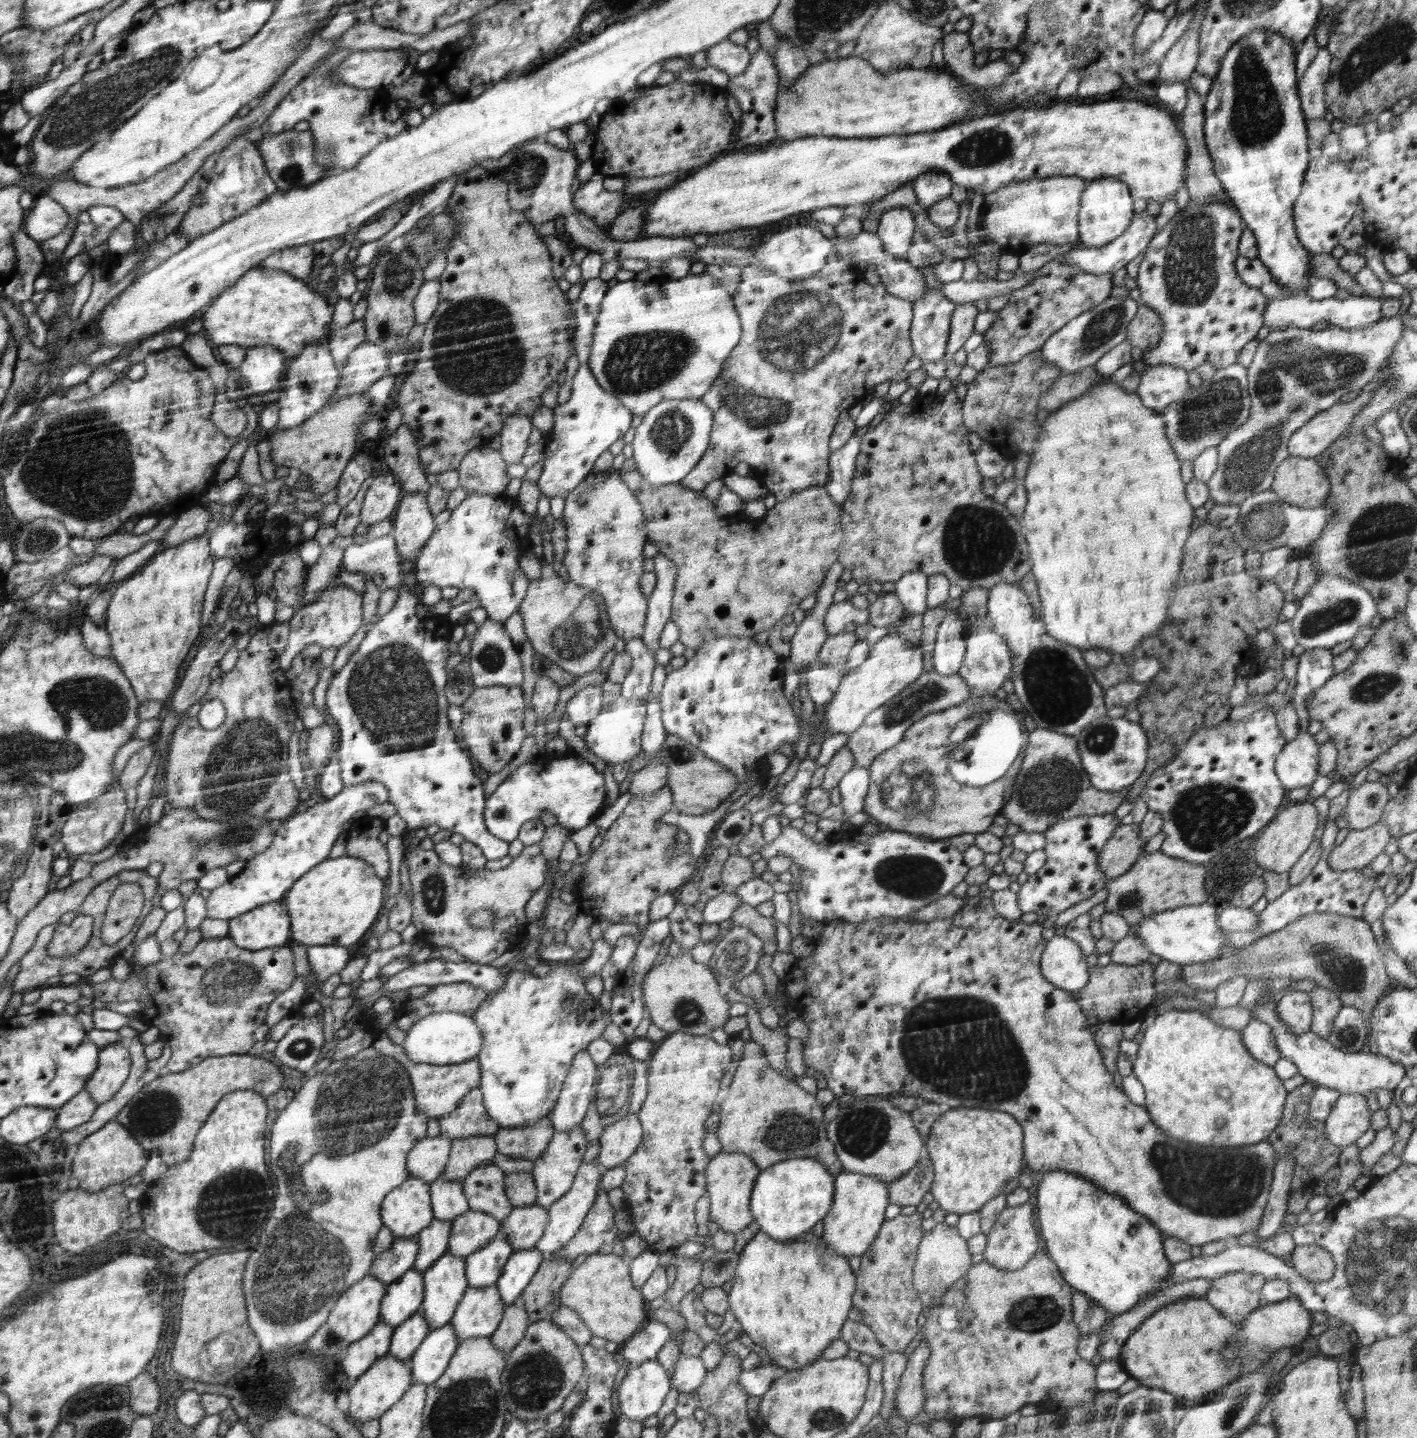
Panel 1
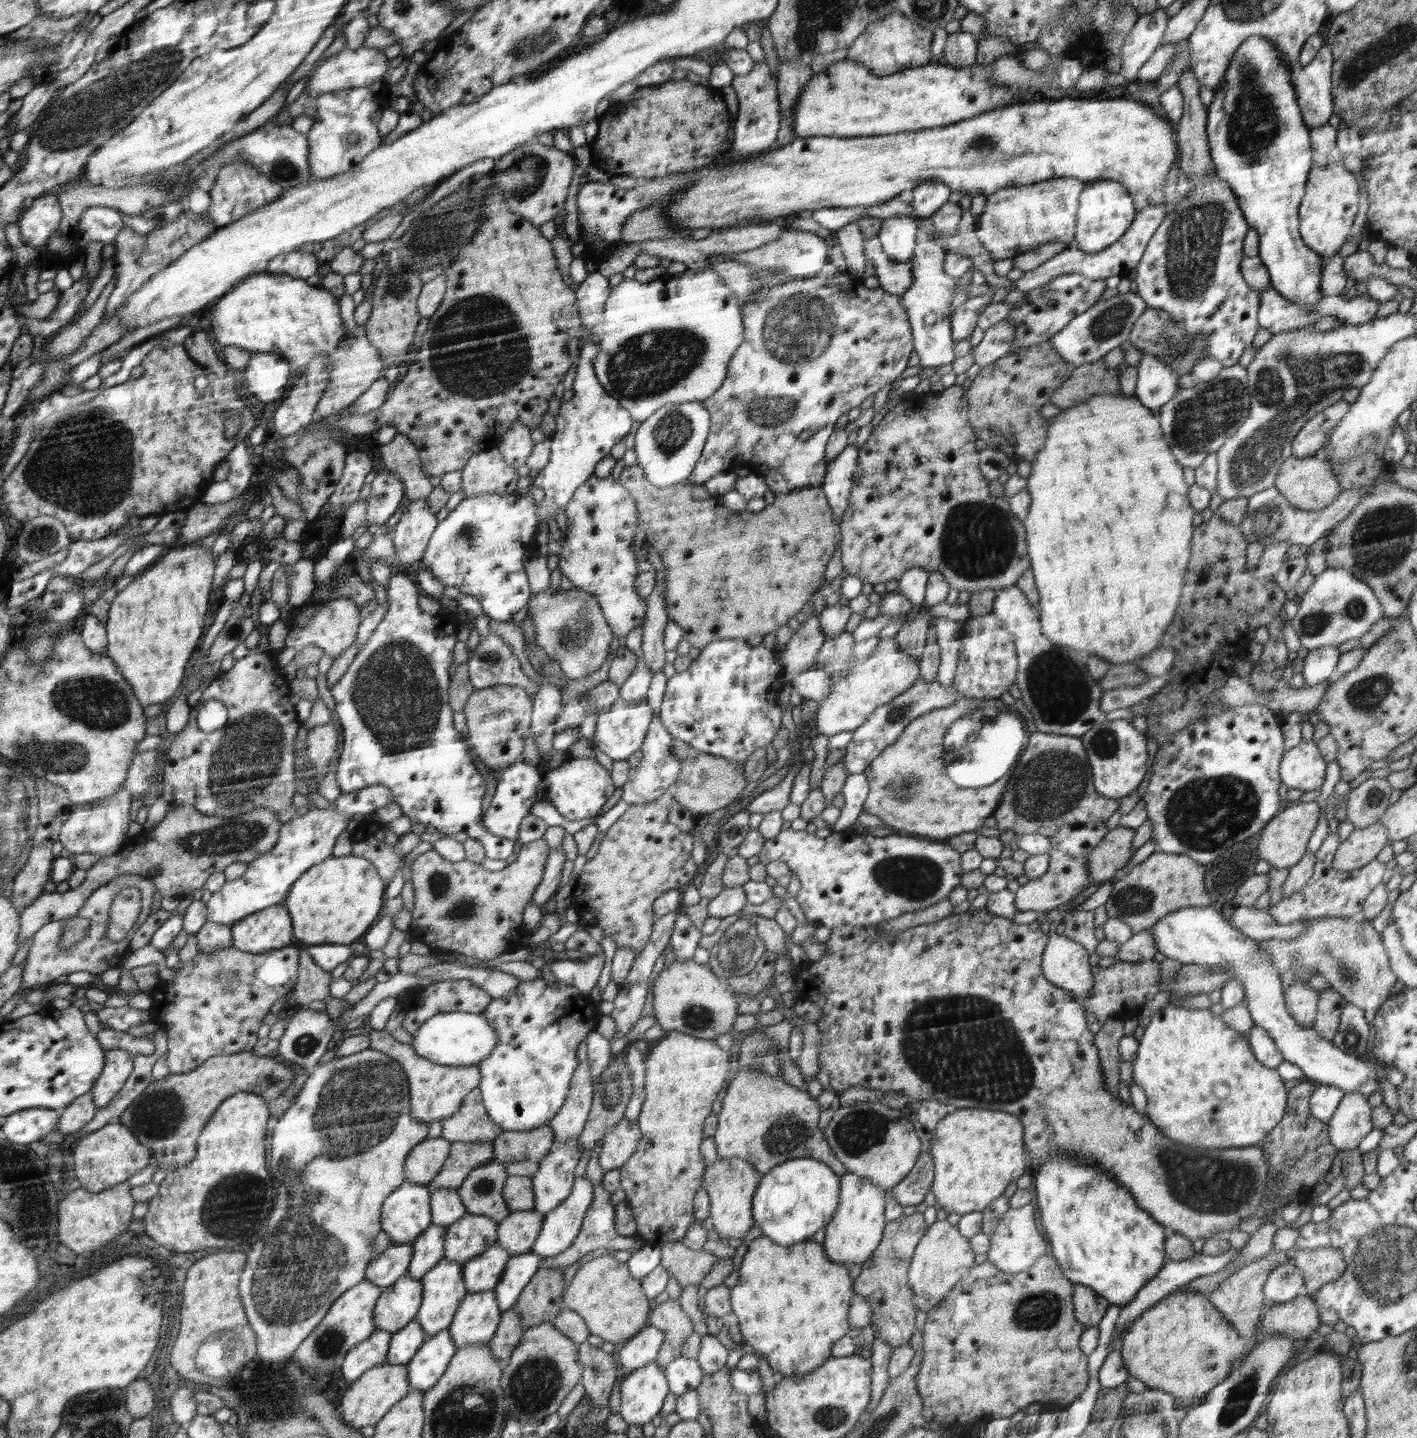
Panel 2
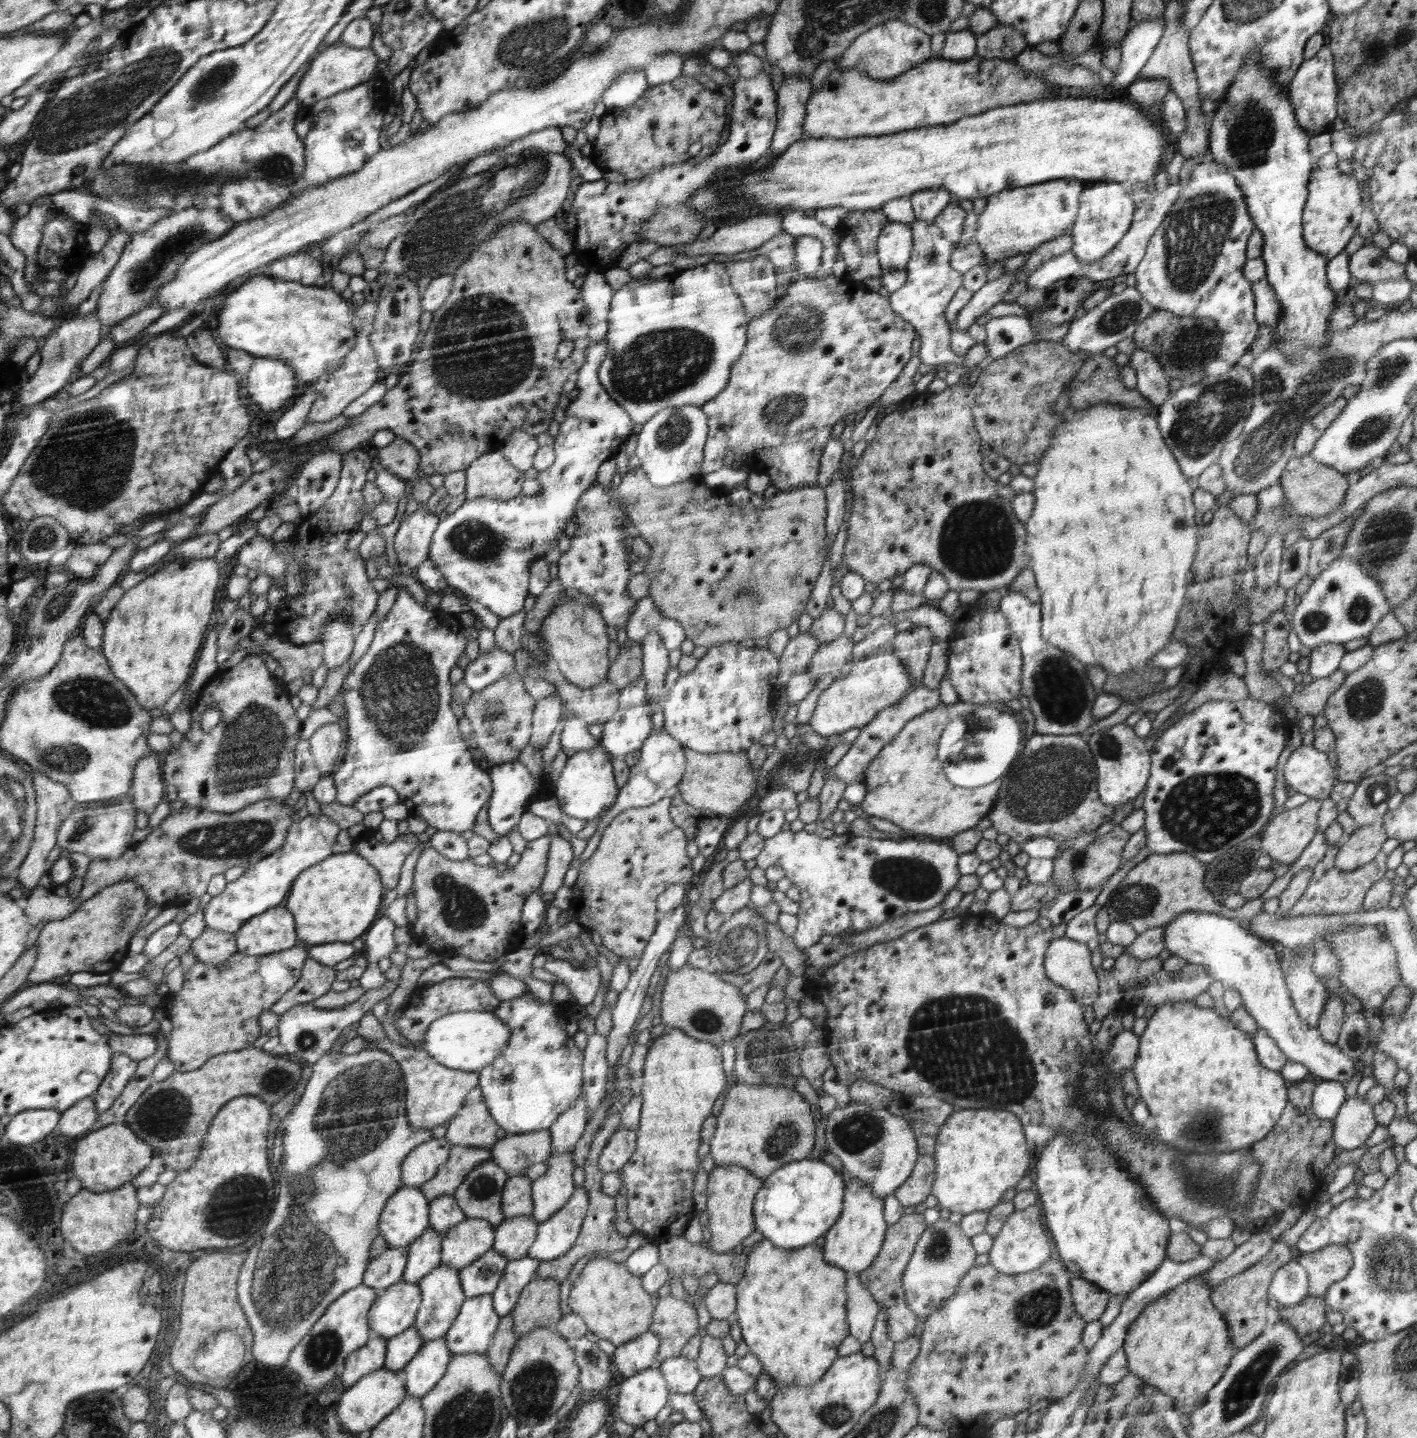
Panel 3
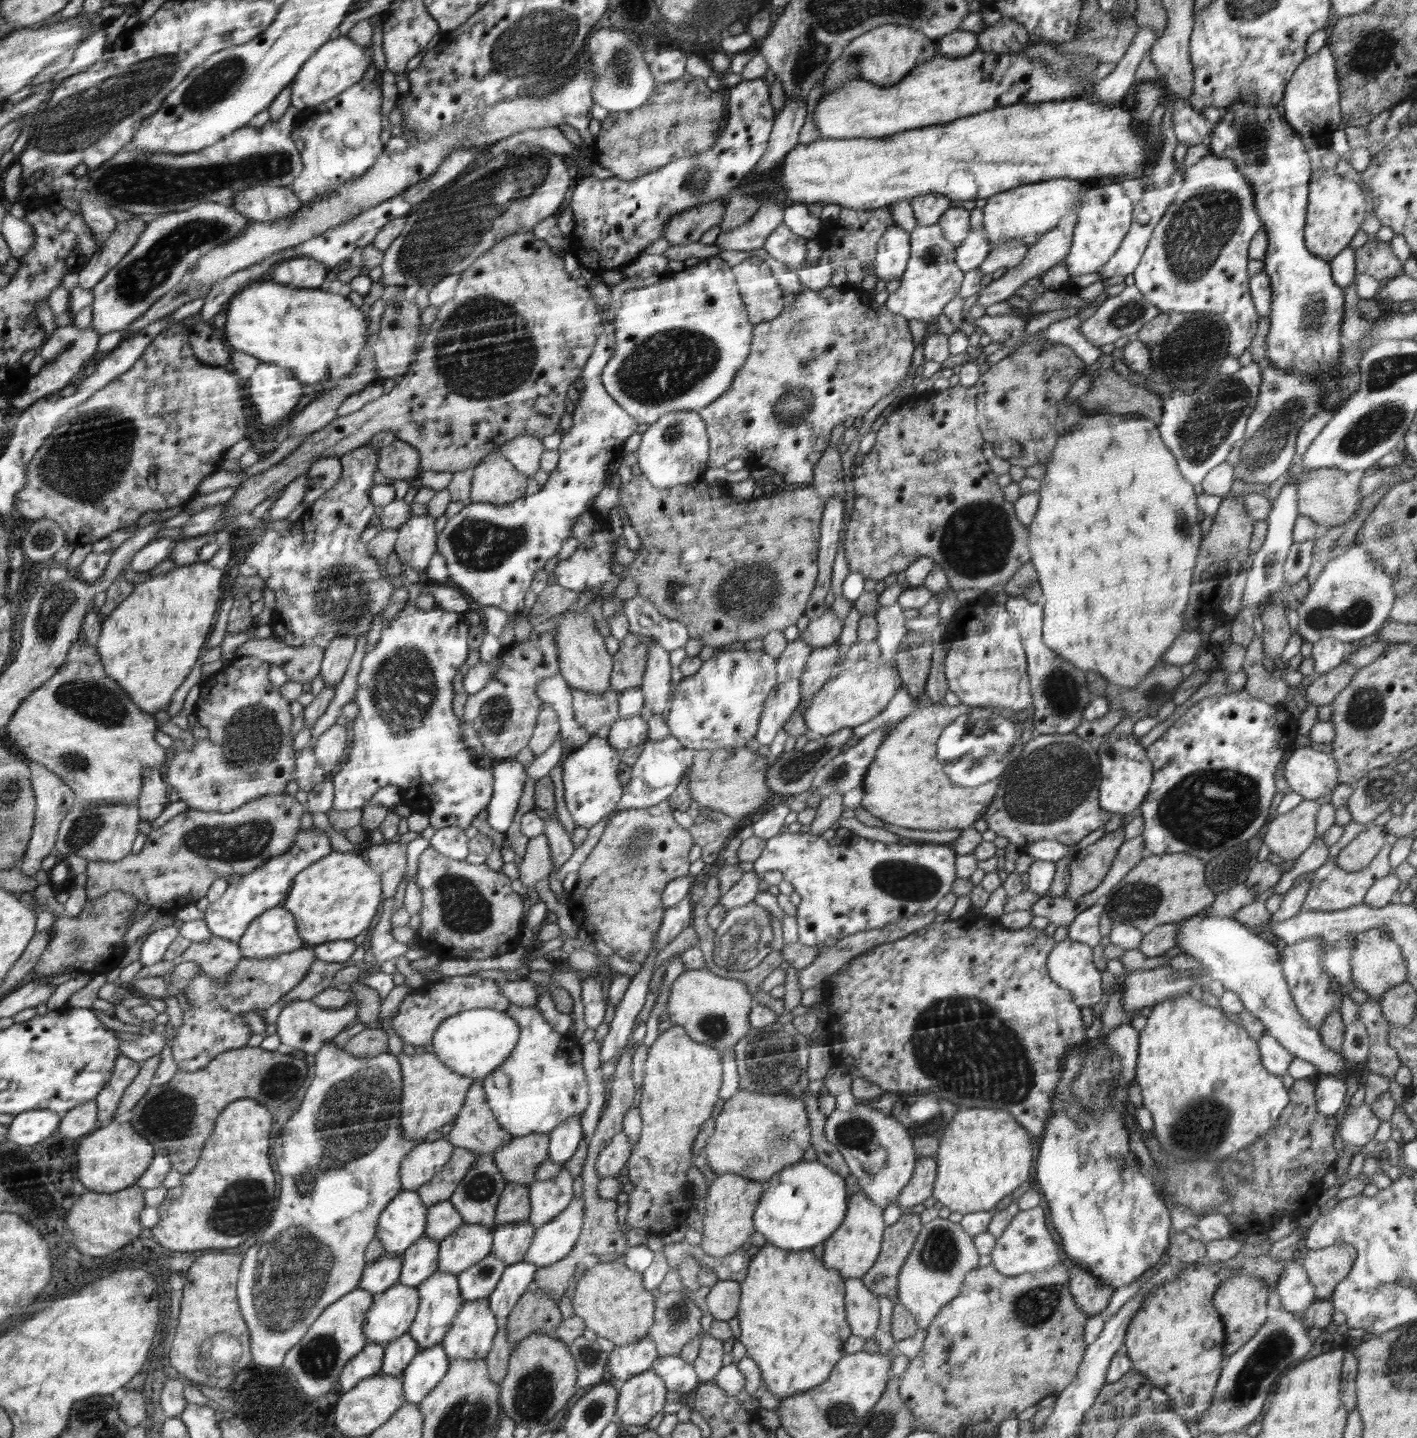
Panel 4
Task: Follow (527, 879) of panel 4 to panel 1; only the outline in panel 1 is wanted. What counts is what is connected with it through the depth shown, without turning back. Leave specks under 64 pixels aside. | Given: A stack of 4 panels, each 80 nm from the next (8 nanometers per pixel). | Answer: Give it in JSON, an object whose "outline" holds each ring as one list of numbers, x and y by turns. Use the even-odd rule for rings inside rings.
{"outline":[[540,843,524,847,523,851,512,863,505,868,490,871,485,866,474,869,463,865,449,865,445,863,434,849,422,850,412,847,406,850,407,864,412,884,411,907,413,910,411,922,415,924,418,933,415,941,423,942,426,946,454,948,469,963,490,965,493,960,510,951,514,944,518,944,525,937,526,932,526,902,540,890,549,872,549,865,541,853],[477,910,493,912,495,919,490,928,474,928,468,924,468,917]]}

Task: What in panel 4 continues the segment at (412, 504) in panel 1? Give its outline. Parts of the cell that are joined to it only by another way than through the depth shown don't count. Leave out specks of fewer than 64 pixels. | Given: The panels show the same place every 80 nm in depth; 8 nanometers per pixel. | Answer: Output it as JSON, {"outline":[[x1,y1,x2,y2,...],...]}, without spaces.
{"outline":[[413,516,398,528,394,553,402,565,408,565,421,573,431,564,430,558,437,554,436,542,439,542,434,522,434,517]]}

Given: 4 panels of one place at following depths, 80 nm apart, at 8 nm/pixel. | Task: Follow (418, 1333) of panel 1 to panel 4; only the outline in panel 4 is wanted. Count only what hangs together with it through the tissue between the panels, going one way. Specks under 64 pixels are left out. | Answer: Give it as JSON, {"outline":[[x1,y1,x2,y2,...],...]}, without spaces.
{"outline":[[410,1333,389,1342,385,1347,382,1373,400,1376,419,1351,420,1348]]}

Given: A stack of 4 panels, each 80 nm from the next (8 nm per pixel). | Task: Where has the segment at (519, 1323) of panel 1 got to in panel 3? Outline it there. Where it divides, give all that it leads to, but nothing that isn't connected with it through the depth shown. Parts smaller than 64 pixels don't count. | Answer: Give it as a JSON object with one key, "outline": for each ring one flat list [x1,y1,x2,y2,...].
{"outline":[[508,1314,502,1317,498,1332,495,1333,486,1355,498,1374,504,1372,510,1353,519,1339,514,1332,513,1318]]}

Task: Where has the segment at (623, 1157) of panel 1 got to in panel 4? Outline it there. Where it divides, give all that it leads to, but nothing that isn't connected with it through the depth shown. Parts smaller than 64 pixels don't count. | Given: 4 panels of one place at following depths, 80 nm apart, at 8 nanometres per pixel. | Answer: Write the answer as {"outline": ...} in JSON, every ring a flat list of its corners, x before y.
{"outline":[[624,1132,616,1134,607,1148,599,1154,596,1170,601,1178,618,1177,623,1178,627,1161,631,1158,634,1148,628,1142,628,1136]]}

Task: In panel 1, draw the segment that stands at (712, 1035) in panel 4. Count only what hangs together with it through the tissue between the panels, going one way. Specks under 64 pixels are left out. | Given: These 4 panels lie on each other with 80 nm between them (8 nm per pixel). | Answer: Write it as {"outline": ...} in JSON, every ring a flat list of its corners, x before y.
{"outline":[[690,952,667,955,644,977,642,995,647,1017,668,1034,682,1032,692,1036,711,1036,718,1026,726,1026,728,1002,718,994,711,967,692,959]]}

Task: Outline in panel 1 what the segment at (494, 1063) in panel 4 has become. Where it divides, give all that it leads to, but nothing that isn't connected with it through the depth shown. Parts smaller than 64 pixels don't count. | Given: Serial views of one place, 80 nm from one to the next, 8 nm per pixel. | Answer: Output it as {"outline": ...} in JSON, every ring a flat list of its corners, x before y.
{"outline":[[453,1011,432,1013,426,1018,414,1024,411,1030,406,1031,406,1039,401,1044,407,1050,408,1059,414,1063,425,1063,432,1065,456,1065,462,1062,471,1061,478,1058,483,1052,484,1032,480,1028,479,1022,468,1014,456,1013]]}

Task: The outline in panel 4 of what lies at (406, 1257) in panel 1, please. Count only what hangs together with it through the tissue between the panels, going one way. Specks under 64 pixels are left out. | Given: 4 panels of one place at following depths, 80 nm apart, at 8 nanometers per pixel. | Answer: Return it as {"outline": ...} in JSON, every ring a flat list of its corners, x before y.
{"outline":[[385,1252,374,1262,366,1265,366,1271,362,1280,360,1280,359,1287,370,1291,374,1296,378,1293,384,1293,391,1286,399,1284,402,1268,402,1256]]}

